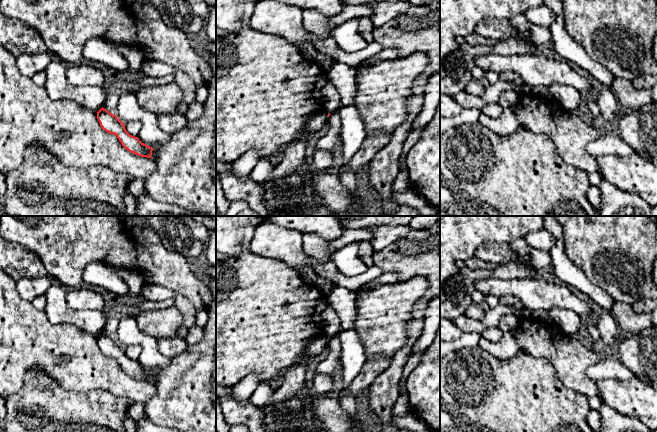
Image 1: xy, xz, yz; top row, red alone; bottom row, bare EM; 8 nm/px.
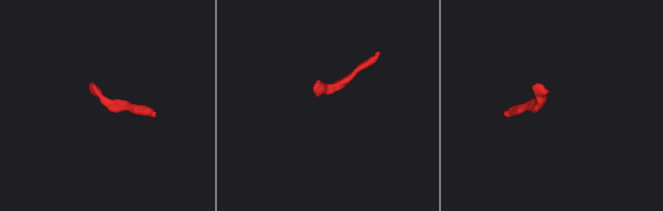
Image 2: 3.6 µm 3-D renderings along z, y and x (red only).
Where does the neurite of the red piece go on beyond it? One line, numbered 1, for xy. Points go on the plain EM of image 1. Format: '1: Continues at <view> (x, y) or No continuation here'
1: No continuation here

